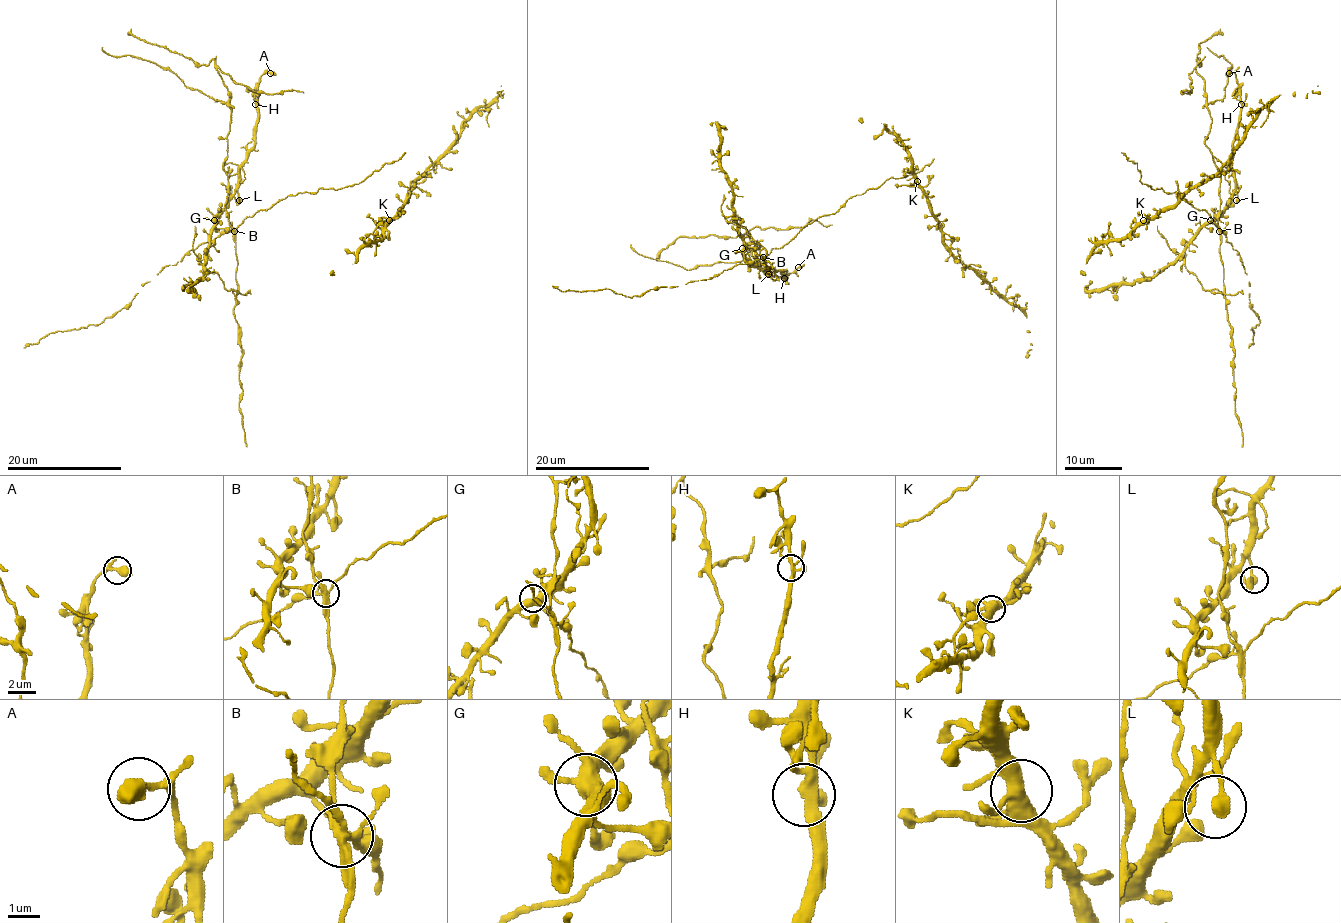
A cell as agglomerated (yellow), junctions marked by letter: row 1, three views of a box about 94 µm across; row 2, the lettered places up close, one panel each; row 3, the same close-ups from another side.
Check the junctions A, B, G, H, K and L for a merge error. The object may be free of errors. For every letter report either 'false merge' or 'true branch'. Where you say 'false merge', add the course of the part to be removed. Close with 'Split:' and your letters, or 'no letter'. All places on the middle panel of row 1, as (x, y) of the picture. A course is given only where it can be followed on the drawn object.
A: true branch
B: false merge; course (762, 256), (752, 255), (755, 242), (759, 249), (758, 244), (741, 234), (735, 238), (678, 236), (656, 261)
G: true branch
H: true branch
K: true branch
L: true branch
Split: B

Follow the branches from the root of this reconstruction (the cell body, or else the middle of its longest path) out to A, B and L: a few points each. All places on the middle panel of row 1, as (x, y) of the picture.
A: (833, 213), (807, 224), (767, 255), (754, 256), (761, 268), (781, 269), (785, 278), (798, 267)
B: (833, 213), (818, 216), (788, 242), (762, 256)
L: (833, 213), (818, 216), (788, 242), (758, 259), (746, 261), (744, 252), (768, 274)

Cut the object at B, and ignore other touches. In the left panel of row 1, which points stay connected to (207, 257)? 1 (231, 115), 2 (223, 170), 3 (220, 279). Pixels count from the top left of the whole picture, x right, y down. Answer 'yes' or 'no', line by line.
1: no
2: no
3: no

